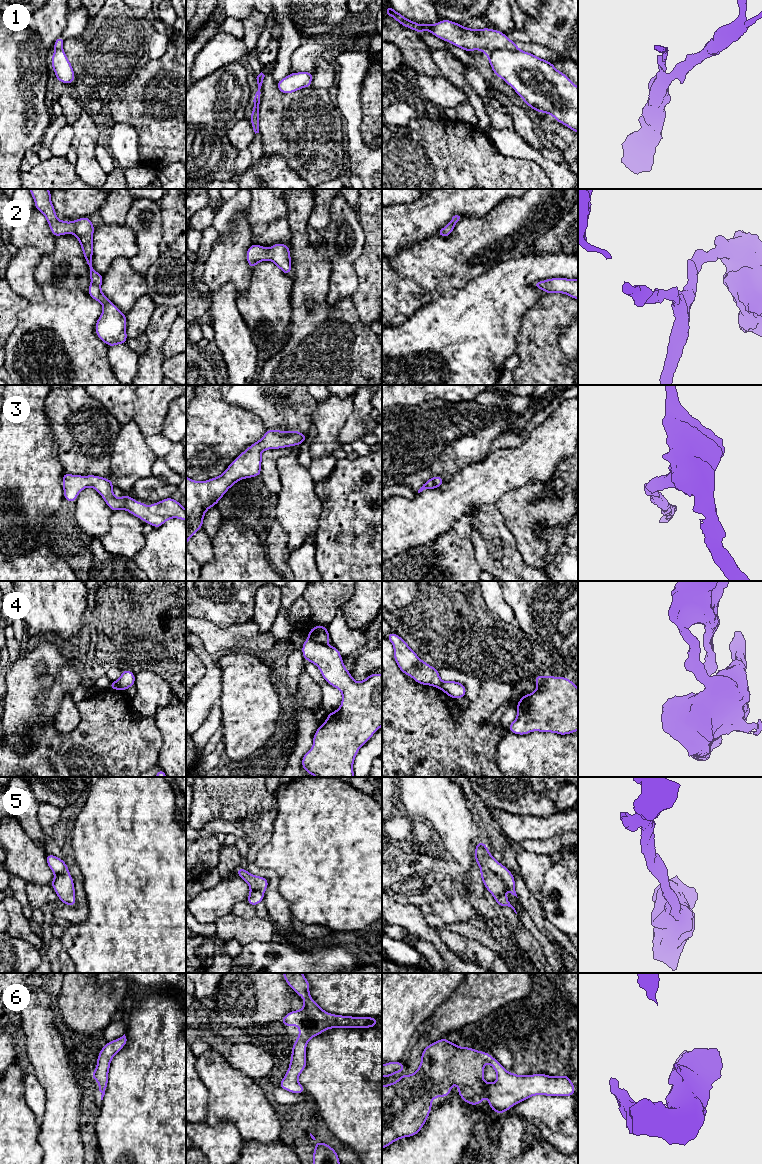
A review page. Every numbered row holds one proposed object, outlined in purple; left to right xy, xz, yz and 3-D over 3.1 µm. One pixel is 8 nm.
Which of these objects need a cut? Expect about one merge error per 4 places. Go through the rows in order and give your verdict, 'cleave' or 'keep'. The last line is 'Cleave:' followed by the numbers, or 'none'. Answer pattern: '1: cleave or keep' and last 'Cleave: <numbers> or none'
1: cleave
2: keep
3: keep
4: cleave
5: keep
6: keep
Cleave: 1, 4

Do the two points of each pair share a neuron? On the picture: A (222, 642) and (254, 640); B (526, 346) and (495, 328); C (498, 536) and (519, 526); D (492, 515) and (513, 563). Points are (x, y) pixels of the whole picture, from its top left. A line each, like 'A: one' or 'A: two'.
A: one
B: two
C: two
D: one

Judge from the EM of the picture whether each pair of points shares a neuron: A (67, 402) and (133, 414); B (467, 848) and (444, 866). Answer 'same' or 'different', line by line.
A: different
B: different

